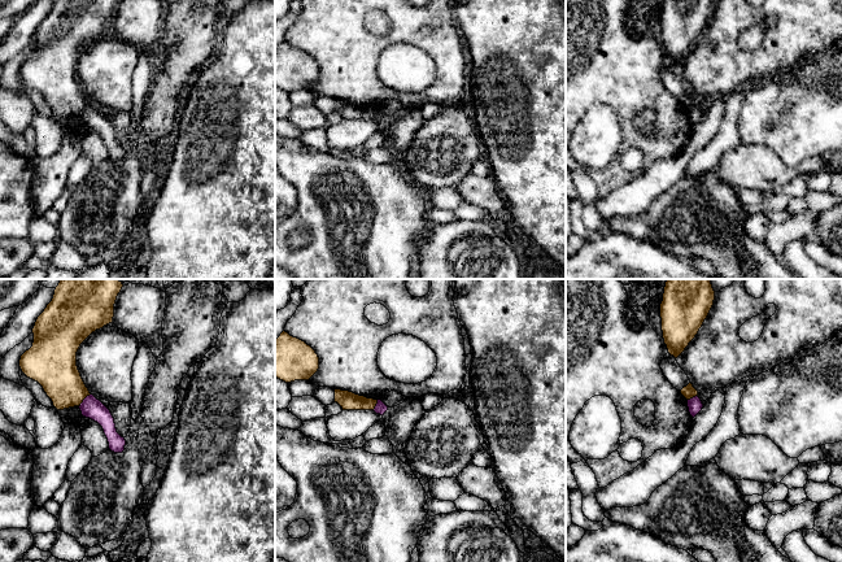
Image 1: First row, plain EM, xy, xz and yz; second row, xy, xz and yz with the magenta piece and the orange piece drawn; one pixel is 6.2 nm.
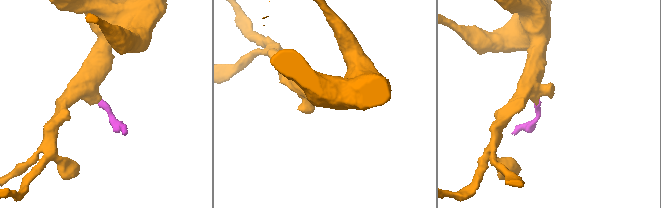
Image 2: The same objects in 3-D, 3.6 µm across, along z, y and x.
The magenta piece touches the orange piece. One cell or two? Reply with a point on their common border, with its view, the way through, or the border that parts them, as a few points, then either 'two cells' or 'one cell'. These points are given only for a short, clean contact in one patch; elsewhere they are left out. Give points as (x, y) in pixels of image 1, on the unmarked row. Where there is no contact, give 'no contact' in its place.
contact xy (83, 109); border xy (90, 103), (79, 116); two cells

